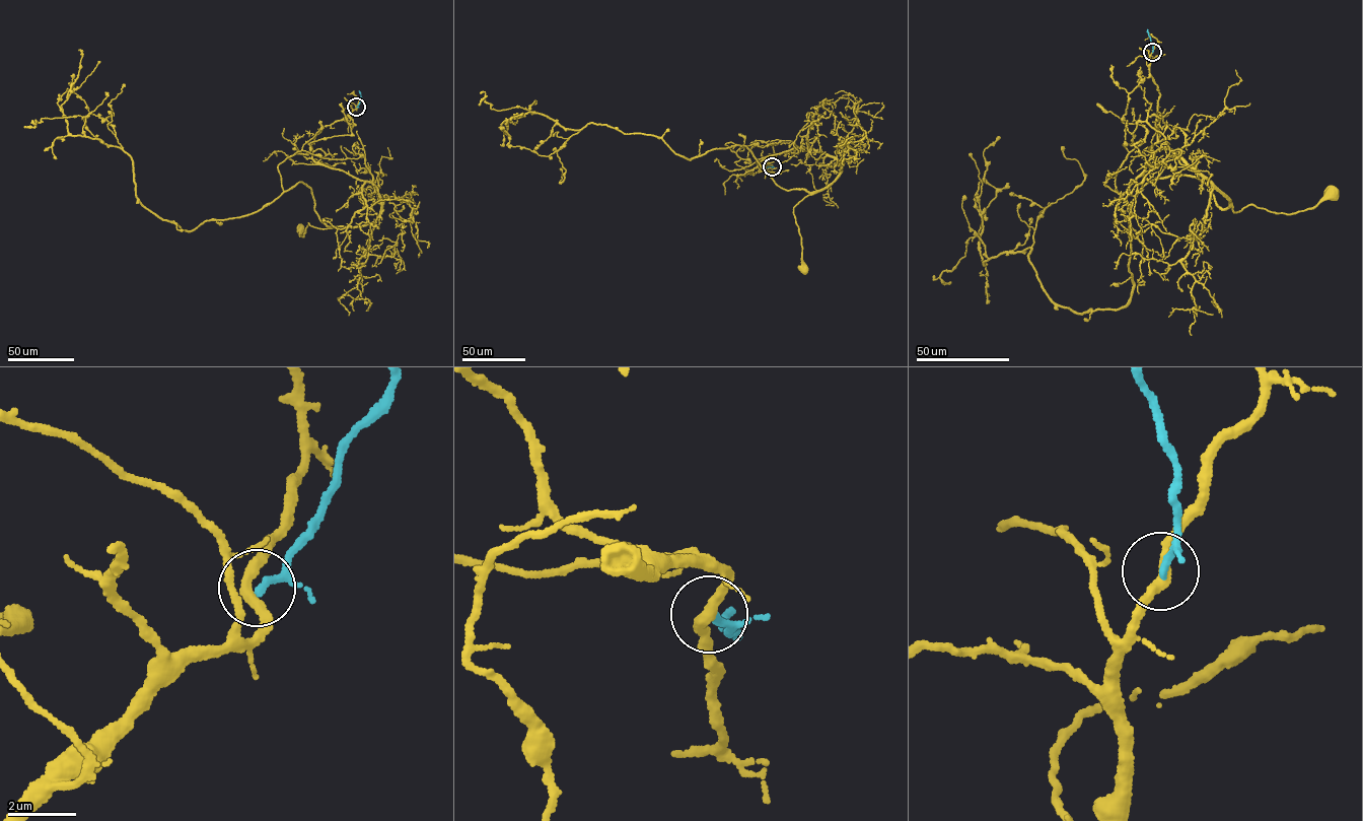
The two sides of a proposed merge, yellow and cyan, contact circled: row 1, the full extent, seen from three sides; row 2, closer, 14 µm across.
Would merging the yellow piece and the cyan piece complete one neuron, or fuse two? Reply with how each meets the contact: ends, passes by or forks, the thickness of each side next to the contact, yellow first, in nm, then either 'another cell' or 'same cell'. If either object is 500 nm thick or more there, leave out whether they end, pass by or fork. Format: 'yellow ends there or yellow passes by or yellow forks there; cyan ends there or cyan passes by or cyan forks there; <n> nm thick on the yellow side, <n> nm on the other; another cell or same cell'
yellow passes by; cyan passes by; 300 nm thick on the yellow side, 150 nm on the other; another cell

